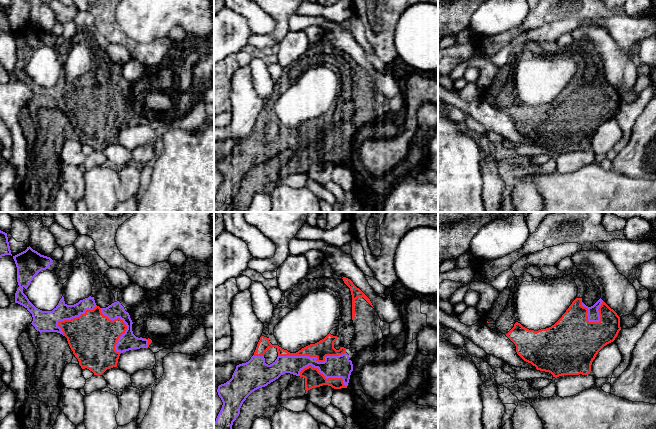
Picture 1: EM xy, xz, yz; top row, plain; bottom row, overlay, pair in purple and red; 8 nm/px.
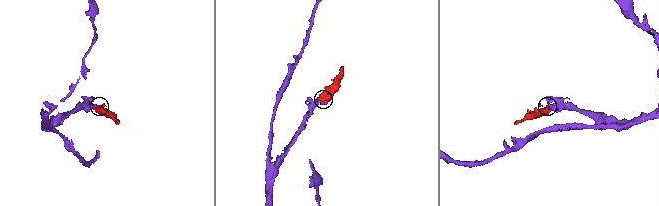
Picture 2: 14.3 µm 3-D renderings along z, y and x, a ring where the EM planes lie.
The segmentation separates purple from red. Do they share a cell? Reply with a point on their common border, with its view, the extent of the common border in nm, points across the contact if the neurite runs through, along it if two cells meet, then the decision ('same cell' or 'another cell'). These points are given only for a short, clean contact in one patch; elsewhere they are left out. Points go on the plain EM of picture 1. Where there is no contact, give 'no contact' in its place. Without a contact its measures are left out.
xz (313, 133) | 550 nm | same cell

